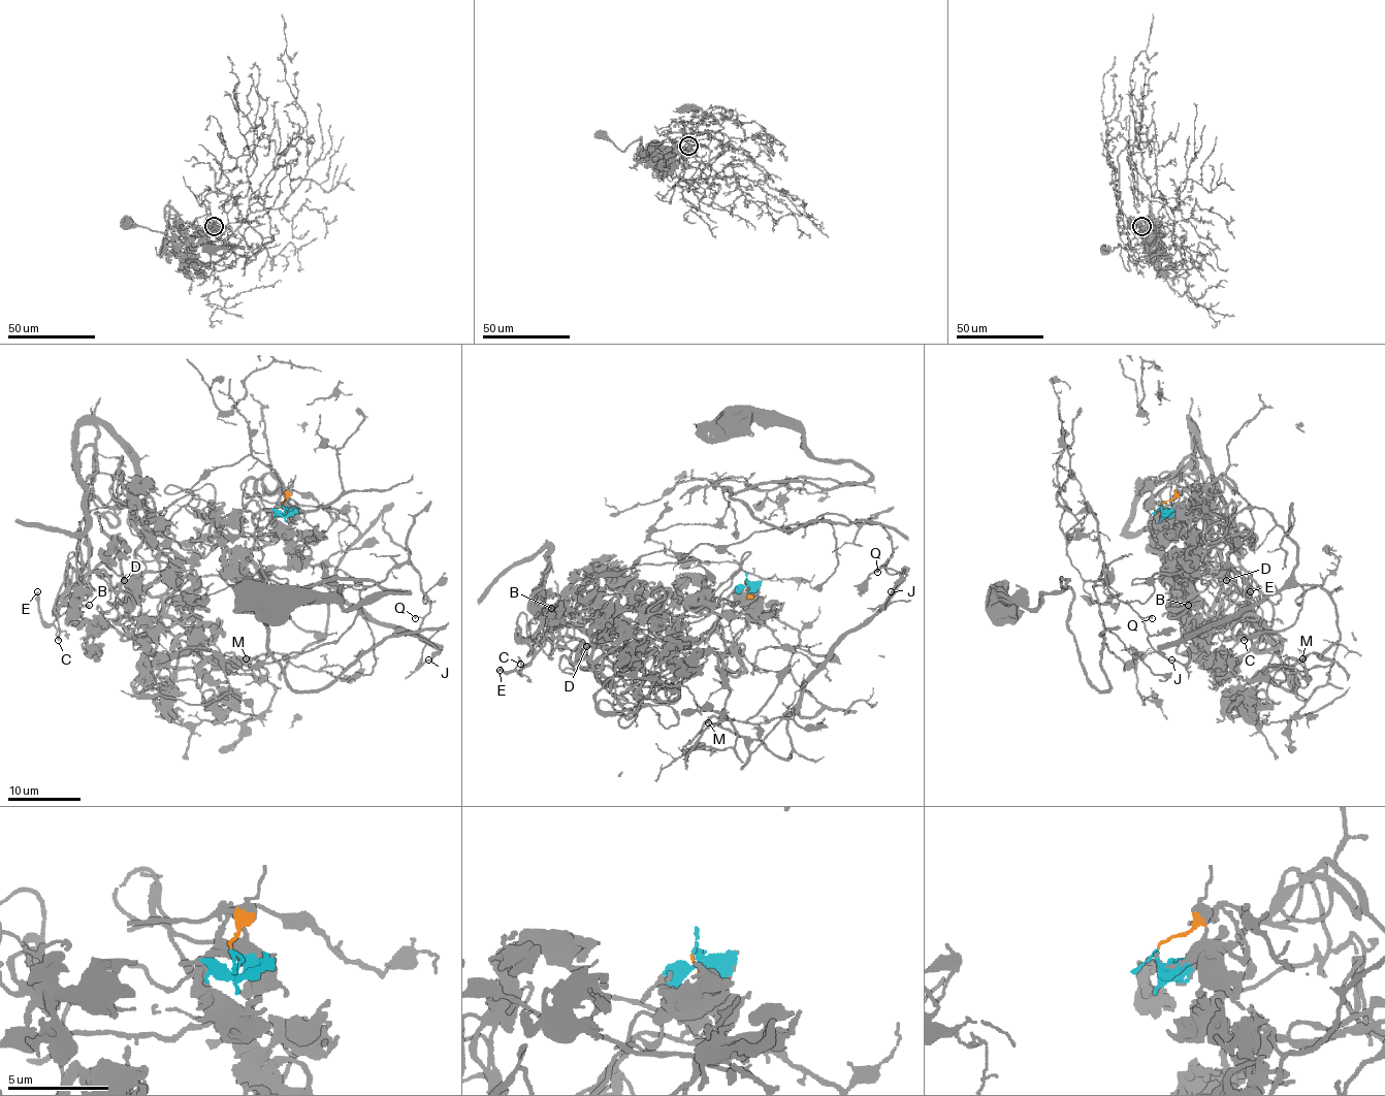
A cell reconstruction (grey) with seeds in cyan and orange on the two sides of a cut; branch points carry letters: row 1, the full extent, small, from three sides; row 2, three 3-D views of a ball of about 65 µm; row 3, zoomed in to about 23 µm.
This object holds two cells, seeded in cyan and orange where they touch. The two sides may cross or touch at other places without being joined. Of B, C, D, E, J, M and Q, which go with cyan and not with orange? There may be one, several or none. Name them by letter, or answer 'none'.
B, C, D, E

